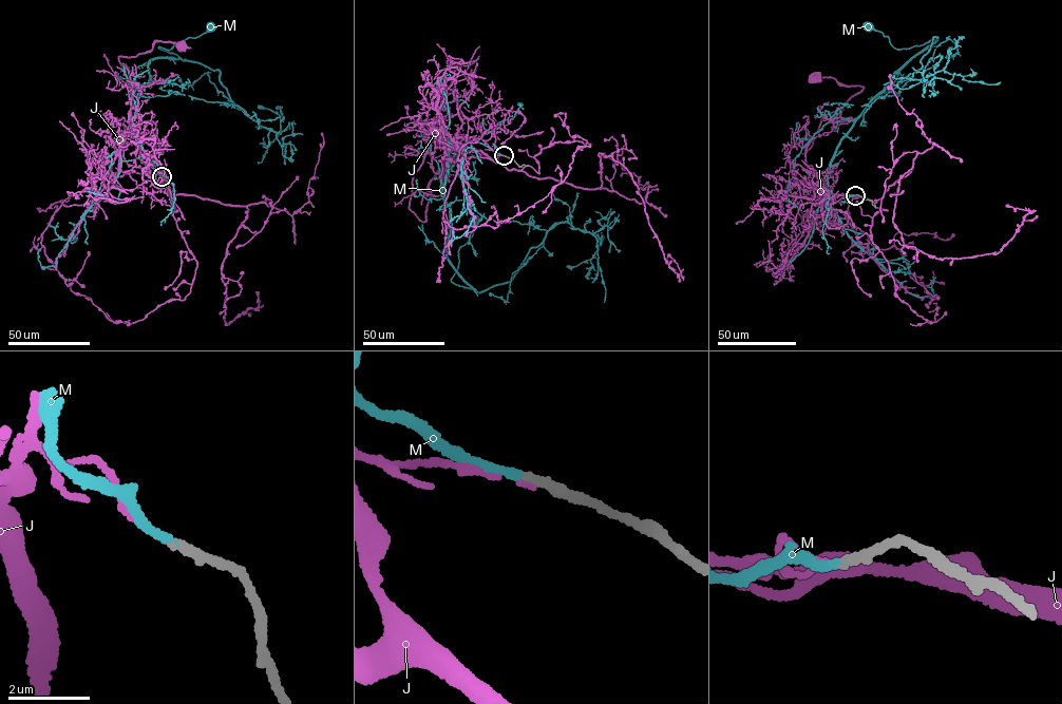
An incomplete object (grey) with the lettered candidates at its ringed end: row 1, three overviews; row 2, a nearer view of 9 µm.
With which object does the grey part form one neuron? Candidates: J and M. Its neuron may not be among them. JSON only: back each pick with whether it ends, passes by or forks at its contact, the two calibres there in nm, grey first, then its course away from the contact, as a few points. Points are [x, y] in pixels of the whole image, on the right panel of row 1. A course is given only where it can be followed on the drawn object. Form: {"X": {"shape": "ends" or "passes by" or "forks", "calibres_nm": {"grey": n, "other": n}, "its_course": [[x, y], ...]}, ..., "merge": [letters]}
{"M": {"shape": "ends", "calibres_nm": {"grey": 260, "other": 180}, "its_course": [[855, 195], [831, 192], [831, 204], [826, 201], [841, 137], [890, 78], [935, 41], [895, 49], [868, 25]]}, "merge": ["M"]}

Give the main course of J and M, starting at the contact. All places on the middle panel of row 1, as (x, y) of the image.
J: (504, 155), (478, 137), (435, 136), (412, 182), (409, 206), (418, 220), (425, 220), (429, 183), (449, 162)
M: (504, 155), (472, 140), (448, 147), (446, 252), (476, 290), (451, 281), (473, 221)

